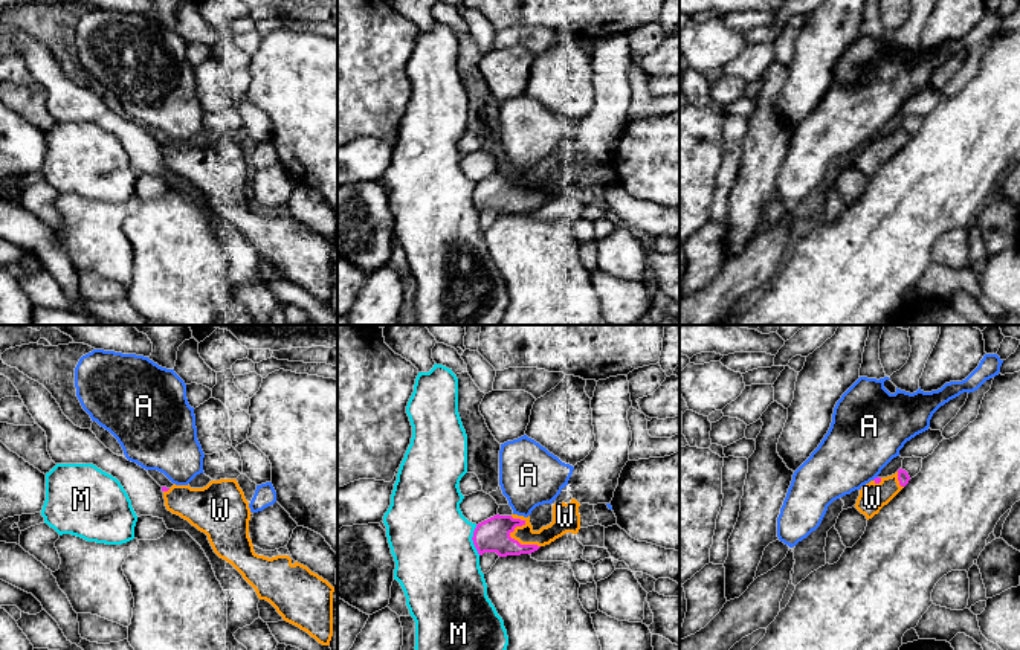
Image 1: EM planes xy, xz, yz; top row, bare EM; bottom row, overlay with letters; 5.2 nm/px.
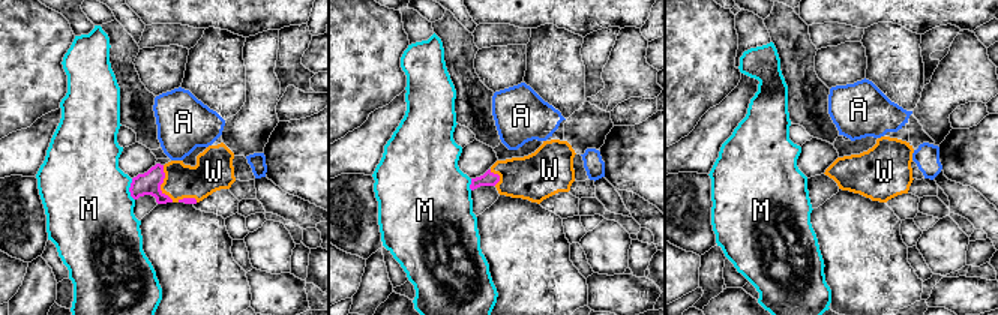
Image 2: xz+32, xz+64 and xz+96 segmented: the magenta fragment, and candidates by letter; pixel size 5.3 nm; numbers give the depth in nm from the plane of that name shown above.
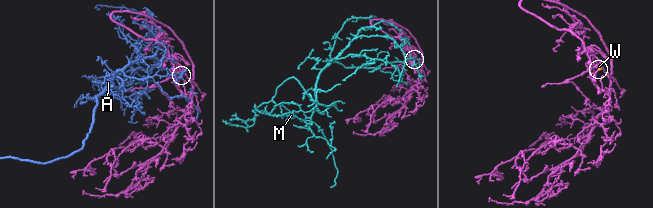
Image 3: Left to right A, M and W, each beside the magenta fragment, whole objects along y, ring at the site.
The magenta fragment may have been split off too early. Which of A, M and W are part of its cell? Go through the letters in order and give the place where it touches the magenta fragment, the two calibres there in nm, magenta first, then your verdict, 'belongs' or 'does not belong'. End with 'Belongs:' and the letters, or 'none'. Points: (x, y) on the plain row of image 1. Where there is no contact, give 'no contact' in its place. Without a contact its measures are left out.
A: yz (875, 136) | 30/380 nm | does not belong
M: xz (472, 197) | 180/440 nm | does not belong
W: xz (509, 194) | 180/100 nm | belongs
Belongs: W

